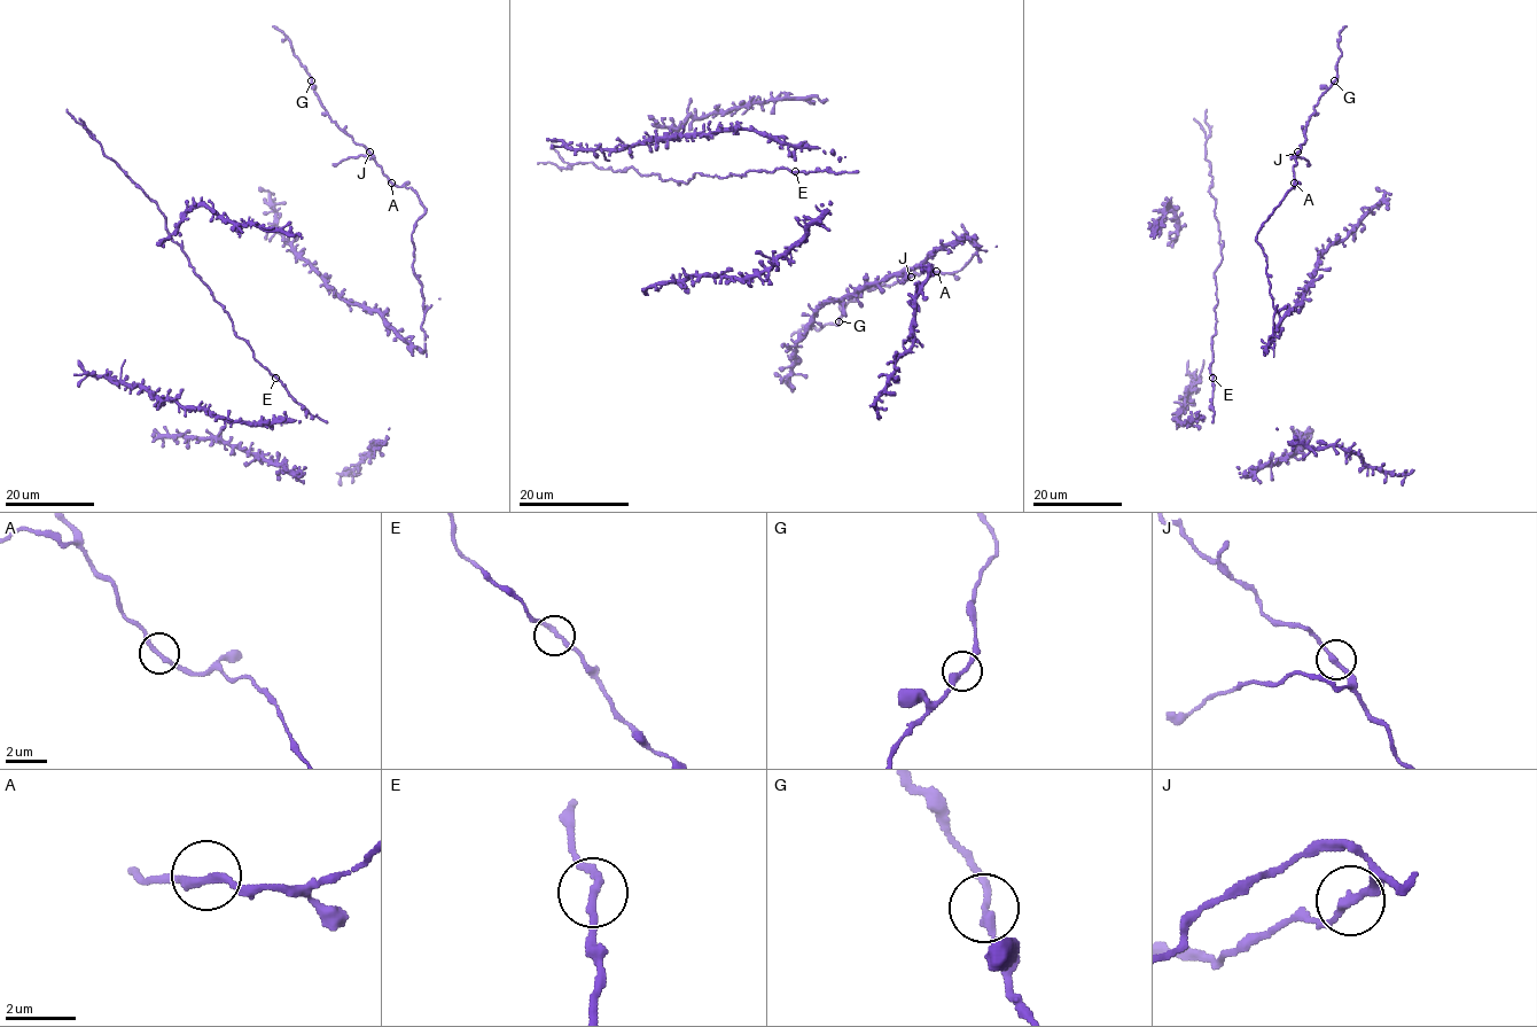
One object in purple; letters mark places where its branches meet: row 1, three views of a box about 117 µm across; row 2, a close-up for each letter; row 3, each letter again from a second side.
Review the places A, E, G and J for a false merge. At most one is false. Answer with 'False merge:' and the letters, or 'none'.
False merge: none

